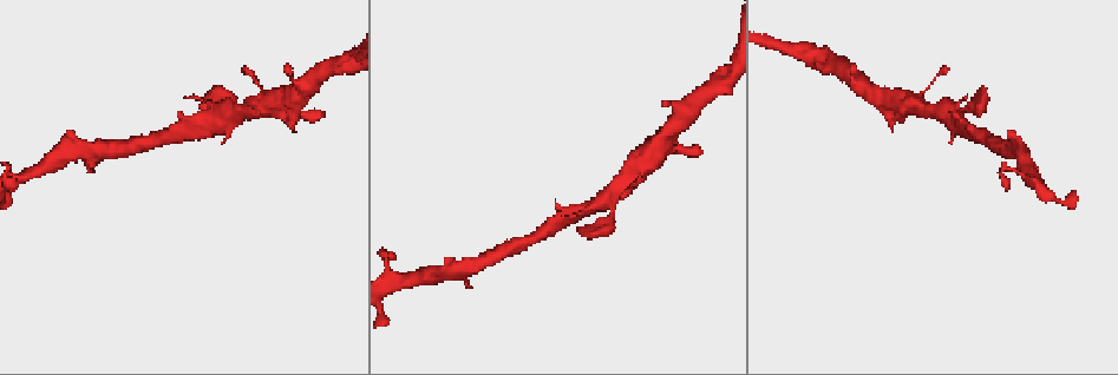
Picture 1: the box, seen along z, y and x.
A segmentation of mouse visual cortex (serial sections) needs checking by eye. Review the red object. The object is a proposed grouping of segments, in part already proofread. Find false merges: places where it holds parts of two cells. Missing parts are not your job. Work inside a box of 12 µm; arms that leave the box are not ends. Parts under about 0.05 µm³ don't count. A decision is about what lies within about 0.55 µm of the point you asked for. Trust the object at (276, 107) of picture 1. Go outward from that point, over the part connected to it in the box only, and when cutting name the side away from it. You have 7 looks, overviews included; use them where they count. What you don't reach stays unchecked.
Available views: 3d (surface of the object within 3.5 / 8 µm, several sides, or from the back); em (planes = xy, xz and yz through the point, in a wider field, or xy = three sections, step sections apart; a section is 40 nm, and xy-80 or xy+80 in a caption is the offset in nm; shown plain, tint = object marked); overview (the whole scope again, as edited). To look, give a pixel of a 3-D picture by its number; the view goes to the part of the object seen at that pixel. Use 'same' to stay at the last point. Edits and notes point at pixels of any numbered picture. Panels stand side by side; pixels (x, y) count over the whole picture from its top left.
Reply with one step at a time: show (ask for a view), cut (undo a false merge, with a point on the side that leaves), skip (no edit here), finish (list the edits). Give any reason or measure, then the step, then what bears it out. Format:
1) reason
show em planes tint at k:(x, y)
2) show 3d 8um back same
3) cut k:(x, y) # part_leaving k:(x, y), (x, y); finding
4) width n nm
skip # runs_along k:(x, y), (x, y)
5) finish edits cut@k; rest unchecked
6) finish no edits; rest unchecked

side arm on a straight run
show 3d 3.5um back at 1:(613, 206)

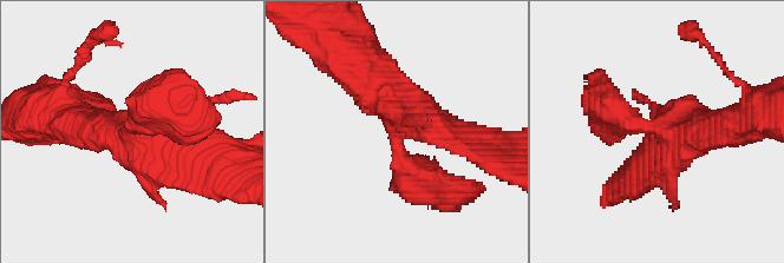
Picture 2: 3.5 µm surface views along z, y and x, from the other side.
need the tissue
show em planes tint at 2:(137, 129)

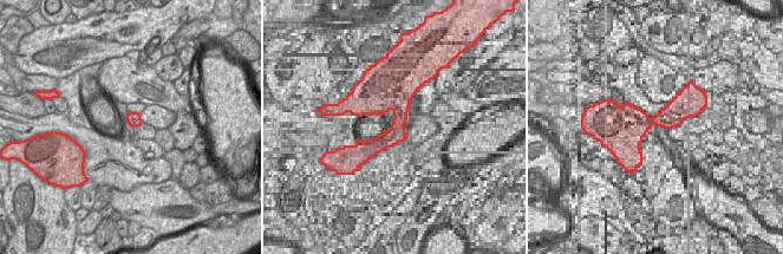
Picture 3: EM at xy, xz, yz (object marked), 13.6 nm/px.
show em xy step 1 tint same

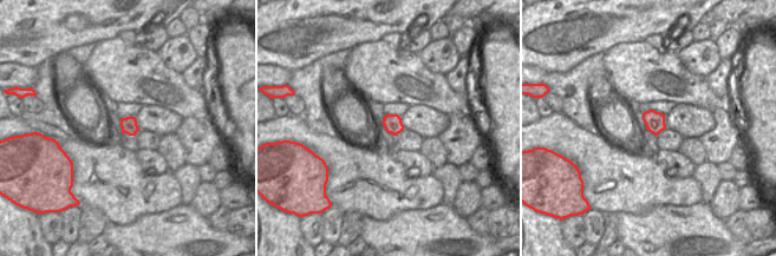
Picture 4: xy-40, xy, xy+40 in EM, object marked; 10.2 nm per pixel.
skip # one cell here

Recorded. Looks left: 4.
a fork
show 3d 3.5um at 1:(1023, 148)

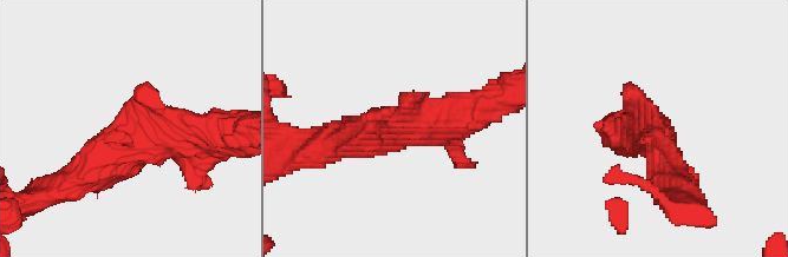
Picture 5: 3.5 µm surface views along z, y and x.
show em xy step 3 tint at 5:(153, 136)

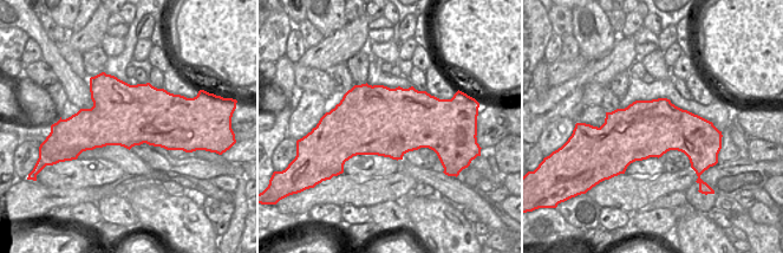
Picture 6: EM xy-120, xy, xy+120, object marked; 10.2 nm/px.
skip # runs_along 5:(227, 131), (151, 134), (85, 175); all the same cell

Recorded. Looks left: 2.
side arm on a straight run
show 3d 3.5um at 1:(394, 283)

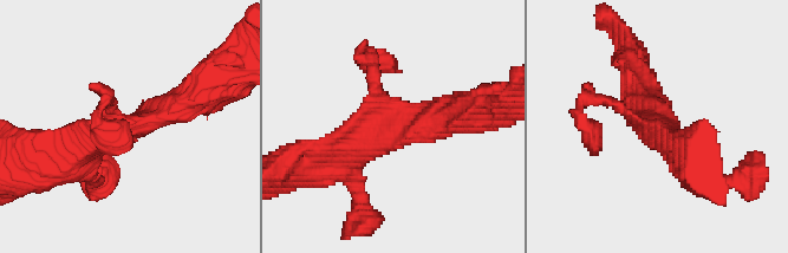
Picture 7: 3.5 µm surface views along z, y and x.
arms 3; arm_widths 150, 350, 450 nm; now the EM
show em xy step 5 tint at 7:(133, 123)

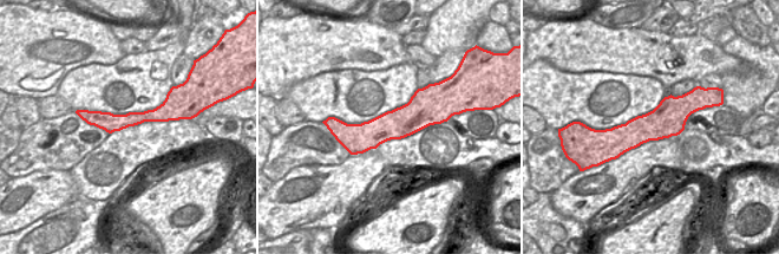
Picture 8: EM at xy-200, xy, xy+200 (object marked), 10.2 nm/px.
width 320 nm
skip # runs_along 7:(200, 92), (109, 133), (80, 162); all the same cell

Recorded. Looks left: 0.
finish no edits; rest unchecked

